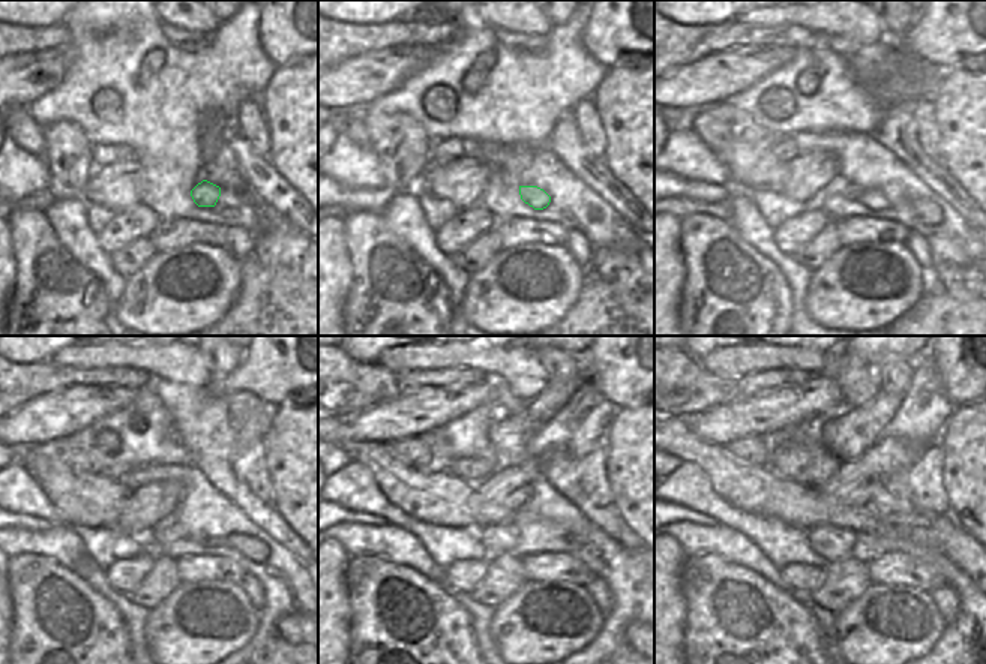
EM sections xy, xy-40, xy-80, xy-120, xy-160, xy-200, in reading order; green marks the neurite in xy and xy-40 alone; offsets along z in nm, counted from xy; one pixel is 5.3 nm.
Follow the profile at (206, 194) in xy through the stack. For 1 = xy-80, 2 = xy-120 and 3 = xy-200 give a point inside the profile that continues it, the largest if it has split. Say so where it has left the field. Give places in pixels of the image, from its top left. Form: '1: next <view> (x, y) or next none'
1: next xy-80 (872, 200)
2: next xy-120 (162, 532)
3: next xy-200 (832, 543)

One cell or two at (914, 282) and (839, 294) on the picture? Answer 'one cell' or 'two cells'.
one cell

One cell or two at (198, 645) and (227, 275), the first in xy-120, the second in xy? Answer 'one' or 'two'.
one

